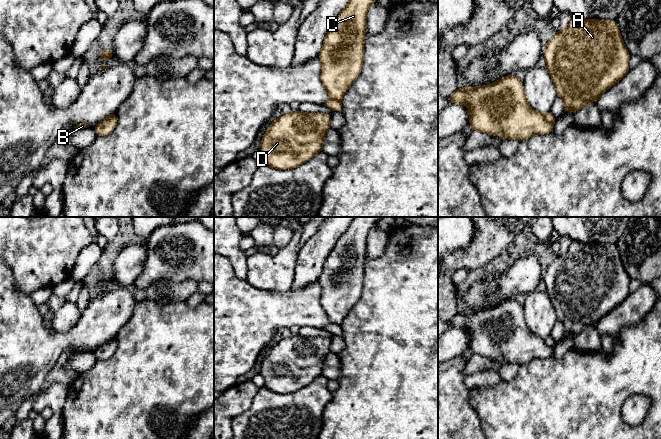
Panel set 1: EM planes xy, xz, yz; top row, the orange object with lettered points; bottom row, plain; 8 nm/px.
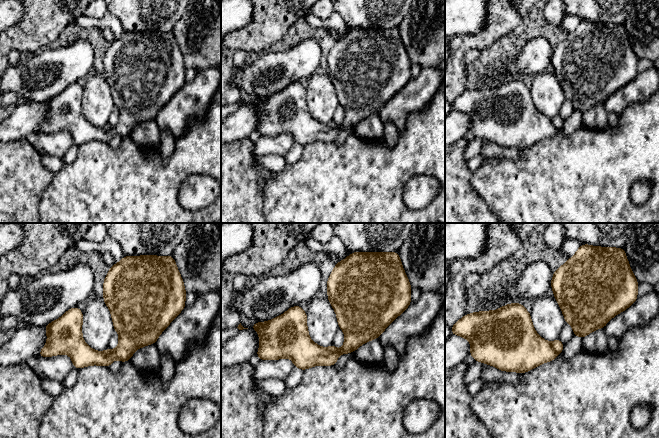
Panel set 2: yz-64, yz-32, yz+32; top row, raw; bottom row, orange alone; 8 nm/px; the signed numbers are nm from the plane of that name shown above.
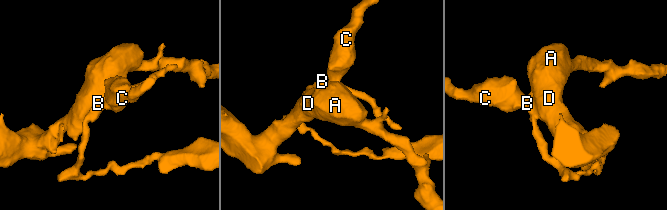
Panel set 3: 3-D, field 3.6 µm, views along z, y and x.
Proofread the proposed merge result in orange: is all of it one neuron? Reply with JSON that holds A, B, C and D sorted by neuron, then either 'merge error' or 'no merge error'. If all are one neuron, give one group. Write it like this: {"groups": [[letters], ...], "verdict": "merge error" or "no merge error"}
{"groups": [["A", "C", "D"], ["B"]], "verdict": "merge error"}

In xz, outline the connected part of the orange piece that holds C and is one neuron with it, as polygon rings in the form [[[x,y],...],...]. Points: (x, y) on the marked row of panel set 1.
[[[350,0],[325,36],[322,49],[318,55],[322,65],[320,80],[331,100],[341,101],[345,92],[361,73],[367,33],[367,12],[374,1]]]

